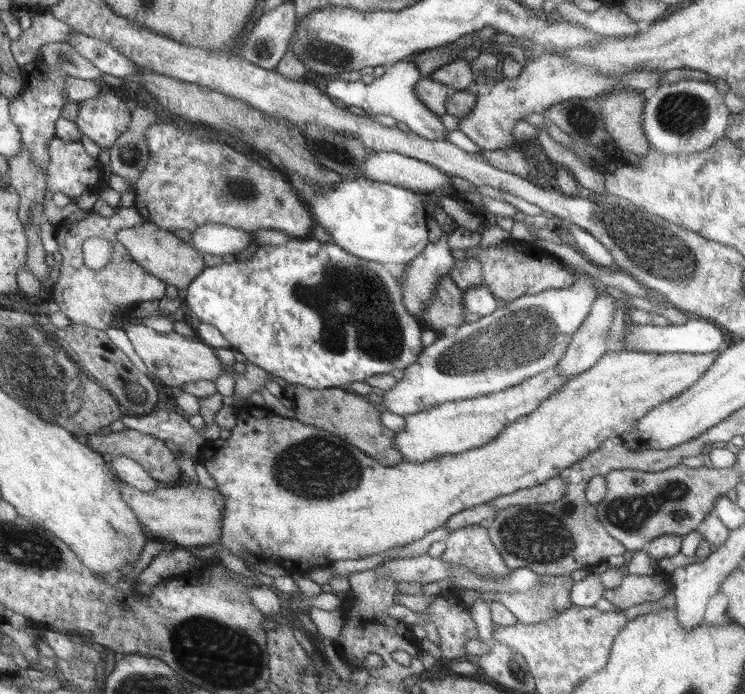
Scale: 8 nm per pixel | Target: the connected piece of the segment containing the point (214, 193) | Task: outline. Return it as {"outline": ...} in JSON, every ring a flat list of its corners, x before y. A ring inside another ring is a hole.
{"outline":[[164,121,152,124,144,129,149,160,135,181,136,200,133,208,145,219,167,231,177,228,189,230,198,229,204,224,224,224,238,230,254,234,260,228,281,230,291,238,310,236,312,227,311,212,303,204,300,194,291,186,284,174,278,170,268,170,248,156,236,152,234,148,220,144,216,140,202,139,192,131,180,129,176,123,167,124]]}

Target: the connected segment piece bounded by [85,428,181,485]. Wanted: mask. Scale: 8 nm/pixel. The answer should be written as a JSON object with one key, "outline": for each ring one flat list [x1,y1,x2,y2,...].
{"outline":[[126,428,121,432,111,432,107,435,87,435,85,439,88,441,88,446,98,451,104,458,112,458,116,457,116,455,131,458,140,464,142,468,145,468,146,472,148,472,154,480,172,485,181,474,174,452,166,447,164,441,148,434,142,434,142,432,138,432,138,430]]}

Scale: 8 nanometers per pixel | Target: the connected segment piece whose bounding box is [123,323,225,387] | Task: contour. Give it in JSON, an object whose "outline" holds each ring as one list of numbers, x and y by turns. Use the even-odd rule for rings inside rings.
{"outline":[[130,323,123,328,134,350,143,360,153,378,160,384,181,387,183,384,198,380,216,382,216,379,225,370,220,358,216,356,214,348,196,341,196,338,180,335,174,330,167,333,158,333,142,323]]}

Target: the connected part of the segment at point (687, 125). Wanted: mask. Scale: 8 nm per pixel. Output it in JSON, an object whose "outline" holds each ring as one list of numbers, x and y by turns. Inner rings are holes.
{"outline":[[696,79,678,81,669,85,660,85,660,88,647,94,644,103,644,134,648,136,650,148,661,152,664,155,670,154,697,154,711,148,720,138,726,136,728,126,728,114,722,94,716,90,715,82,708,84,708,81]]}

